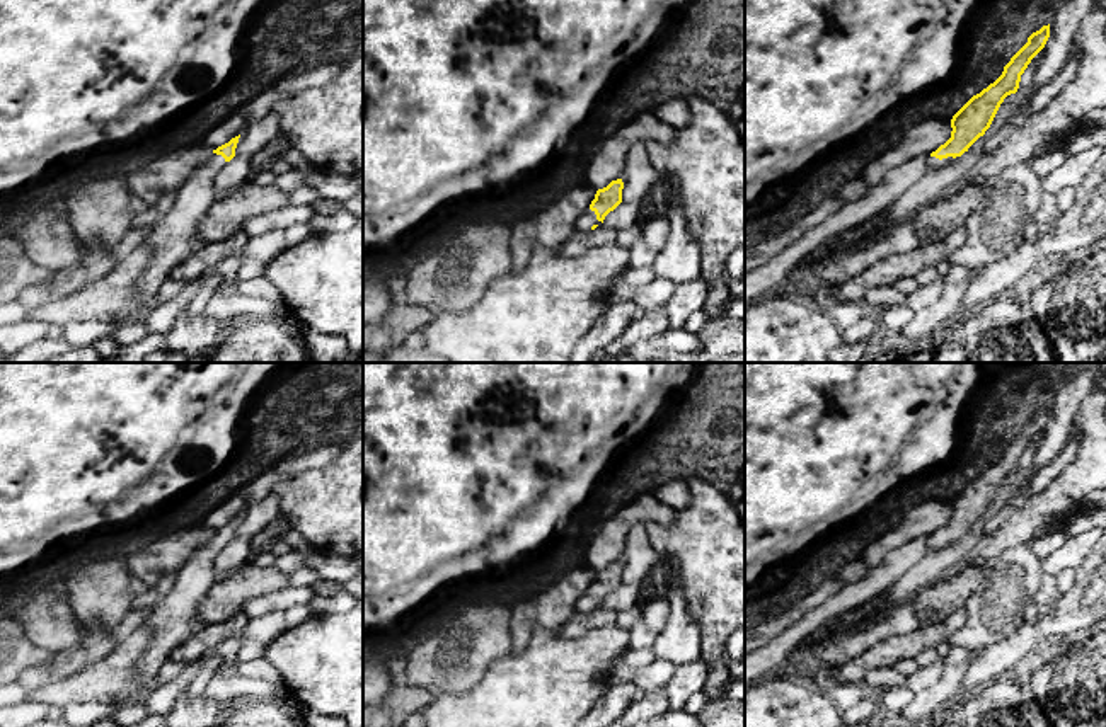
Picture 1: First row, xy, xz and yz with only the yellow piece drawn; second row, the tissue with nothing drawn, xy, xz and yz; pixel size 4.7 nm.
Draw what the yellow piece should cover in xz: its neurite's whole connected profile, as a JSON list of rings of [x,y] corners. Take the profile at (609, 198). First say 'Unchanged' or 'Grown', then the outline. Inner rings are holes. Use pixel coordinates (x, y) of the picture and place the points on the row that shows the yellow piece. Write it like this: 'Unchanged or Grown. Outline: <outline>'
Grown. Outline: [[[622,179],[612,180],[607,187],[598,189],[590,208],[576,221],[576,230],[590,232],[603,223],[605,216],[622,203]]]

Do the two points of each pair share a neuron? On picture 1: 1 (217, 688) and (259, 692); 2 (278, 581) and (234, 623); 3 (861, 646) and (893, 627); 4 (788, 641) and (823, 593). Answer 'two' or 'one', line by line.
1: one
2: two
3: one
4: two

